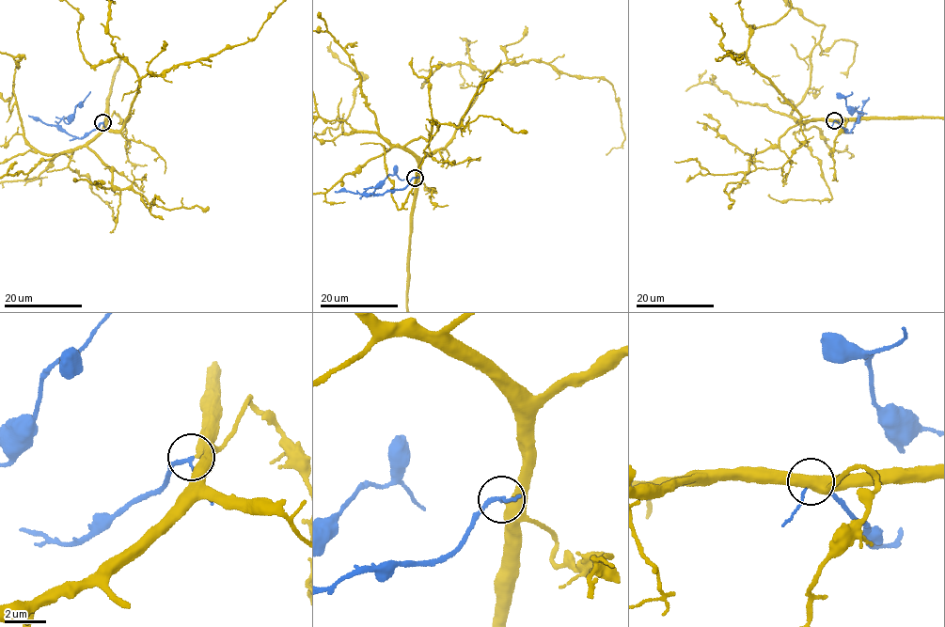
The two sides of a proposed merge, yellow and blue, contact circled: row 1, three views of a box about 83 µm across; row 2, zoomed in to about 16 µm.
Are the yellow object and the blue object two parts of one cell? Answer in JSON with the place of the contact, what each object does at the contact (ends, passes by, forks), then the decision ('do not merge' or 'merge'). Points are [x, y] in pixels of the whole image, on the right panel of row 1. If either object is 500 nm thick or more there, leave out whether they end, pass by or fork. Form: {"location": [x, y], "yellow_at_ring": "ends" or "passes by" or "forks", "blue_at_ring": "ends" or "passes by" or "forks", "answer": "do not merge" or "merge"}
{"location": [834, 120], "yellow_at_ring": "passes by", "blue_at_ring": "passes by", "answer": "merge"}

